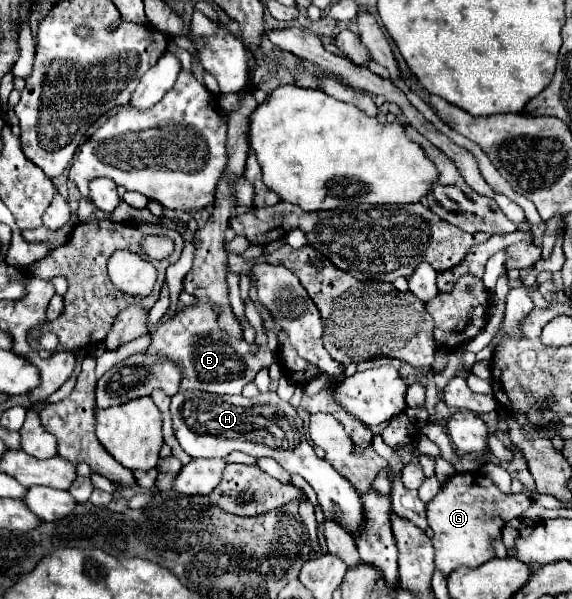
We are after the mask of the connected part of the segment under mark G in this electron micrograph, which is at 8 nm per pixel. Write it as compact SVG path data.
M456 473L442 485L438 495L426 507L428 525L434 531L434 563L438 569L444 571L444 575L448 575L460 565L480 567L482 563L492 559L494 549L490 547L490 537L498 537L492 533L500 531L510 519L522 515L530 507L528 489L518 495L507 495L490 480L486 476L484 479L478 479L478 475L474 473Z

